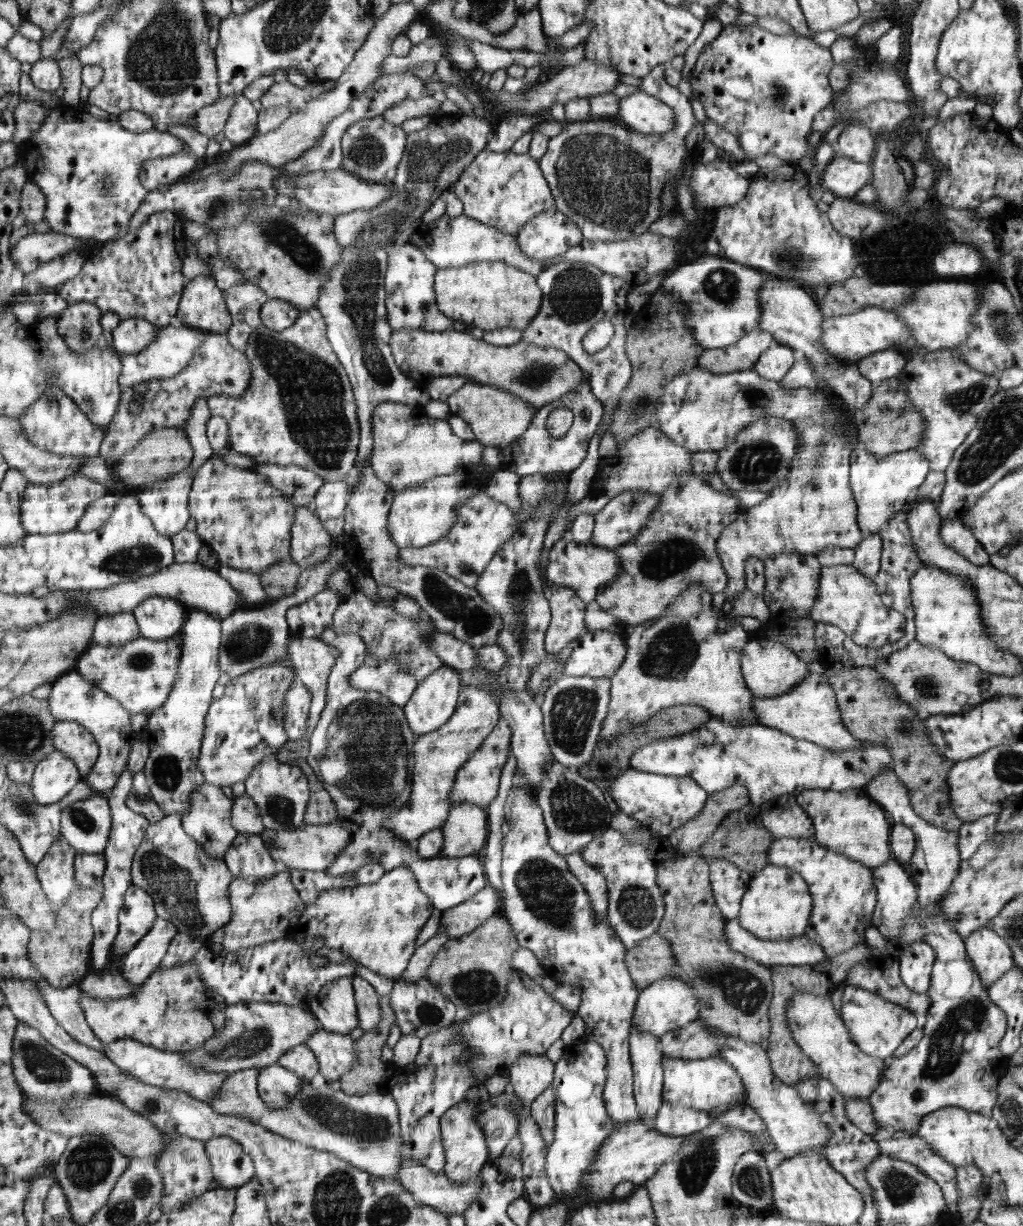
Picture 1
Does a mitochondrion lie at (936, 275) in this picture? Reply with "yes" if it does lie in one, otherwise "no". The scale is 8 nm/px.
no

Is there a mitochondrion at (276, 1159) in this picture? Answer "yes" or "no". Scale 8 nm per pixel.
no

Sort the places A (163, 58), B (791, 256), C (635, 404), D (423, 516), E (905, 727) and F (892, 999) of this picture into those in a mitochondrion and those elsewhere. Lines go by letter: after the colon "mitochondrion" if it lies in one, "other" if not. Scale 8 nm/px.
A: mitochondrion
B: mitochondrion
C: mitochondrion
D: other
E: mitochondrion
F: other

